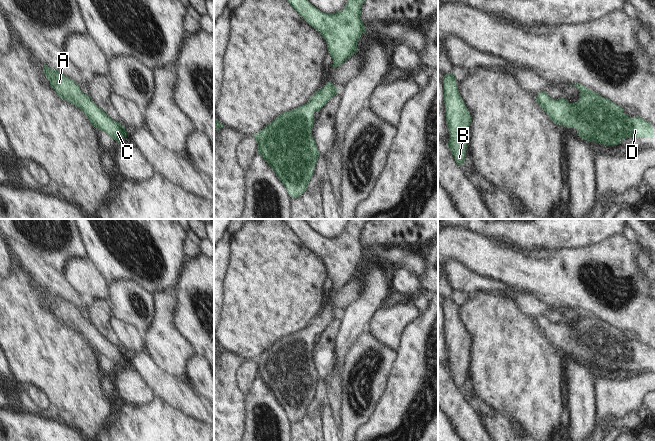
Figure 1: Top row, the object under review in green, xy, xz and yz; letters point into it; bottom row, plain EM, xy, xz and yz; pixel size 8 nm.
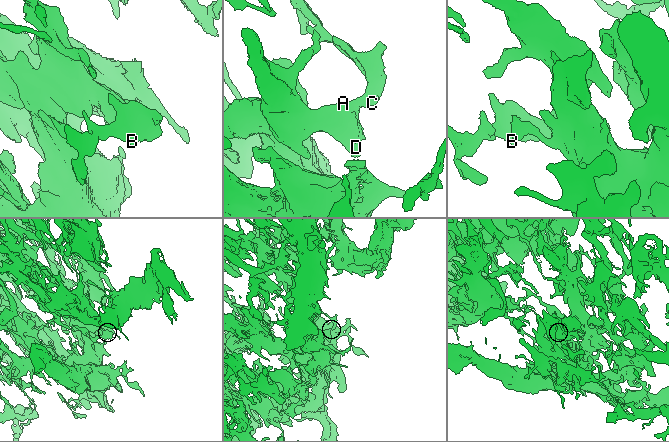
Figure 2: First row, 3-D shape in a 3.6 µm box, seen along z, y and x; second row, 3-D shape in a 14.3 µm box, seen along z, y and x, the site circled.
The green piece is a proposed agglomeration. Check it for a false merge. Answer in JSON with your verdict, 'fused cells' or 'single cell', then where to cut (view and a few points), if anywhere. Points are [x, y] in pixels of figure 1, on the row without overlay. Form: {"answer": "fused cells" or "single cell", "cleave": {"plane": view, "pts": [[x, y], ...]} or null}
{"answer": "single cell", "cleave": null}

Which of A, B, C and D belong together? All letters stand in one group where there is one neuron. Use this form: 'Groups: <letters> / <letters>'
Groups: A B C D.

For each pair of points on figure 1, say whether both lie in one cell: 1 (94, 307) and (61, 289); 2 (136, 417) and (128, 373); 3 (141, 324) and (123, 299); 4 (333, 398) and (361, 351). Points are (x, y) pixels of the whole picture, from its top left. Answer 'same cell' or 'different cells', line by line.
1: different cells
2: different cells
3: same cell
4: different cells

